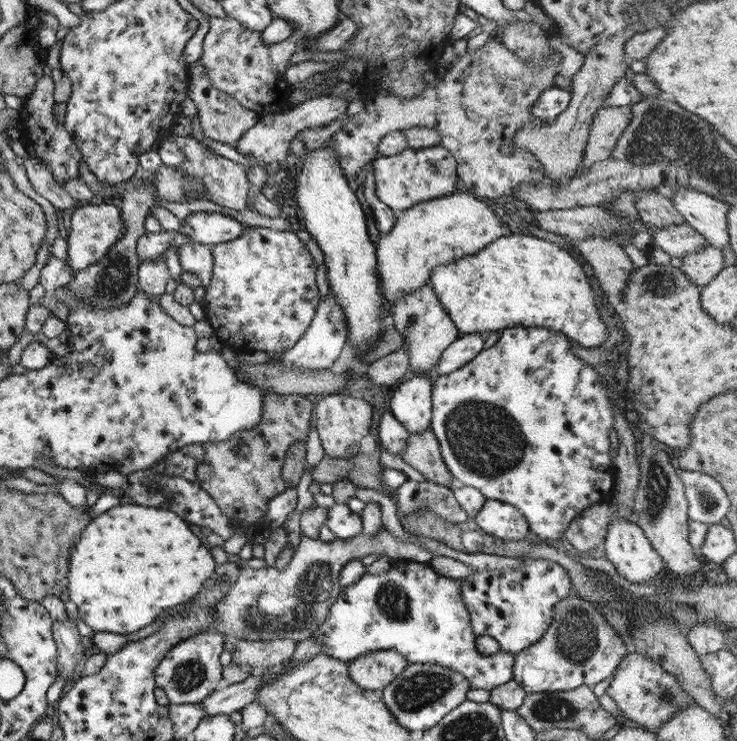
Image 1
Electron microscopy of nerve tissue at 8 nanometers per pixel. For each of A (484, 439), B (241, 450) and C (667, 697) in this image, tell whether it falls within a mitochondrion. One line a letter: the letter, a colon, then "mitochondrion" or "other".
A: mitochondrion
B: mitochondrion
C: mitochondrion

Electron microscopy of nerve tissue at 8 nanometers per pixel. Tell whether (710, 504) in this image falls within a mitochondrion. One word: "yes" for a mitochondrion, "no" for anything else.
yes

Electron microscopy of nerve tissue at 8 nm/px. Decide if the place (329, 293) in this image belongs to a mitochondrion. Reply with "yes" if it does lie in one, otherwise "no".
no

